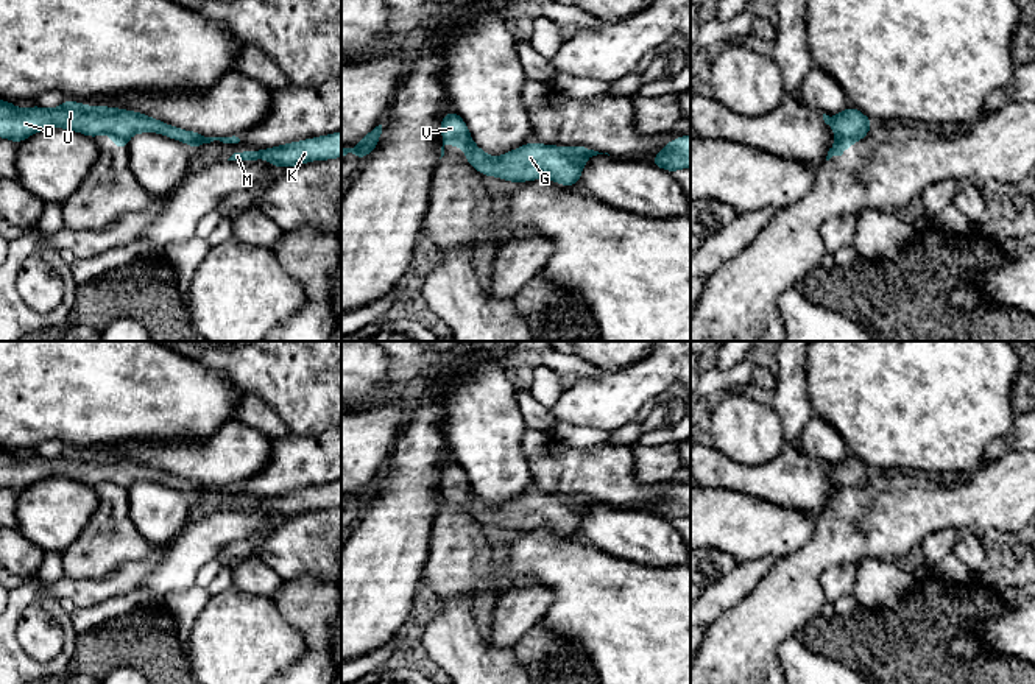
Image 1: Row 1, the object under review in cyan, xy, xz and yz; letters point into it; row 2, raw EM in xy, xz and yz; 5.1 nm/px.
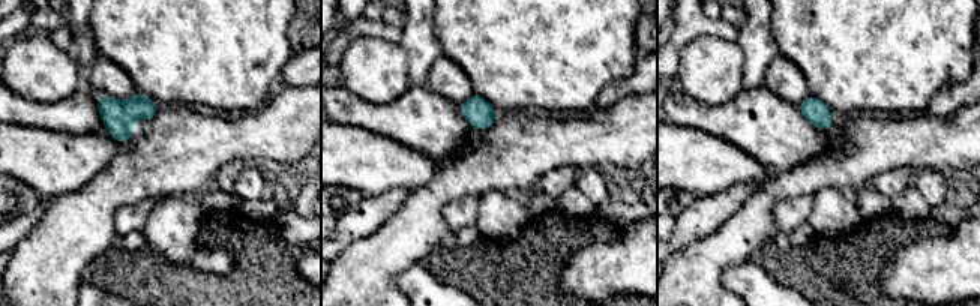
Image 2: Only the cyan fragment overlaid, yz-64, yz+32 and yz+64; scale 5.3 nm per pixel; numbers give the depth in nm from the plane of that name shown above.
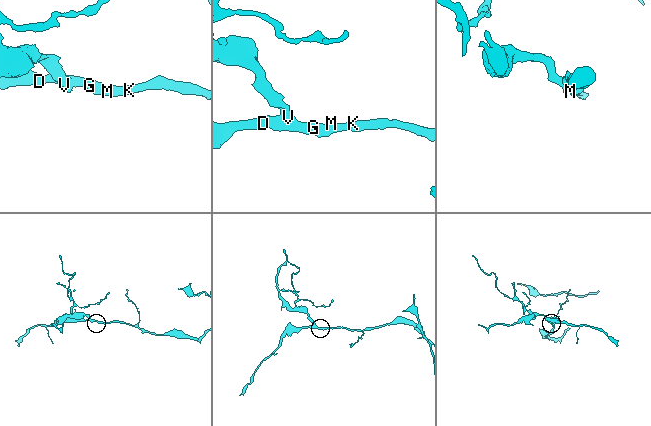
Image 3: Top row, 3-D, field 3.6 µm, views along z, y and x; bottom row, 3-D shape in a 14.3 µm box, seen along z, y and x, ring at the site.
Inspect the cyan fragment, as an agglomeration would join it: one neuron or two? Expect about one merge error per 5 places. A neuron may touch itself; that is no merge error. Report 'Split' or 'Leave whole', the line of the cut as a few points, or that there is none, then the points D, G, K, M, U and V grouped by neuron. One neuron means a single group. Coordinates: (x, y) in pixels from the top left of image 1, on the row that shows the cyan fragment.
Leave whole. No split. Groups: D G K M U V

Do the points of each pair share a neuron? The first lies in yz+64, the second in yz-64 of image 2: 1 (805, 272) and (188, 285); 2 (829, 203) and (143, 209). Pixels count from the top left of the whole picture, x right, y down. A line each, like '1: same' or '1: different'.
1: same
2: different

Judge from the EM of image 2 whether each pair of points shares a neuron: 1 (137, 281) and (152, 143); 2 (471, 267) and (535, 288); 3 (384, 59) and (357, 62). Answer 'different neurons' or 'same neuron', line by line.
1: different neurons
2: same neuron
3: same neuron

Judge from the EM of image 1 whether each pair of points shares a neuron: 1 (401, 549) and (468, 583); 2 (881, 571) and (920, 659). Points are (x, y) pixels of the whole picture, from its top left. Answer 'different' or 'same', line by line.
1: different
2: different

